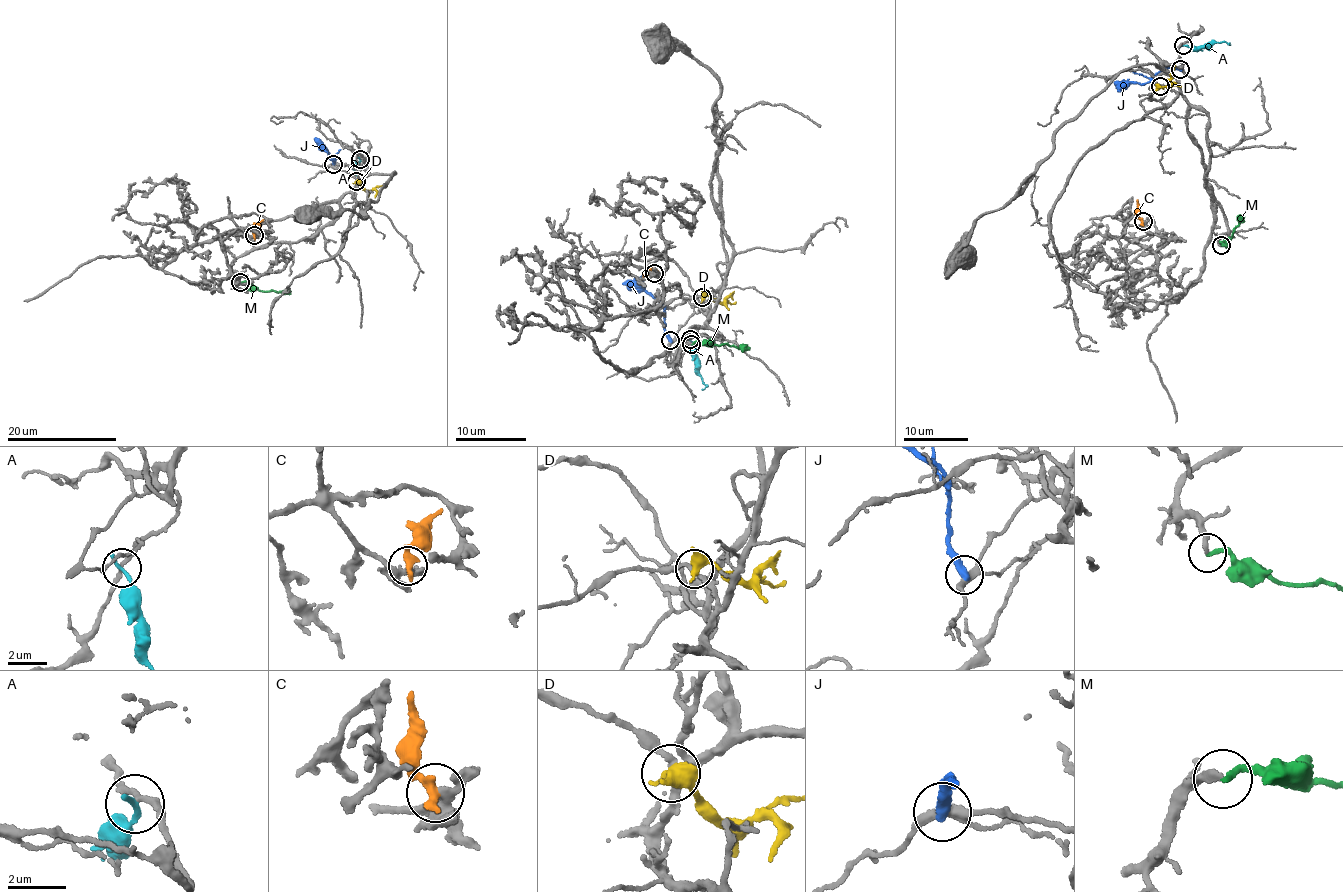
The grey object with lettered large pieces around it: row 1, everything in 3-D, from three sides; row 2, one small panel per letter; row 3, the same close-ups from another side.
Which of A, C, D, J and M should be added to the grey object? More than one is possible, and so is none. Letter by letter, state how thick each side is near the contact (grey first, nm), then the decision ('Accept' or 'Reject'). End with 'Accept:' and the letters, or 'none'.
A: Thickness 180 nm (grey) against 240 nm. Reject
C: Thickness 240 nm (grey) against 420 nm. Reject
D: Thickness 200 nm (grey) against 600 nm. Reject
J: Thickness 280 nm (grey) against 400 nm. Reject
M: Thickness 280 nm (grey) against 200 nm. Reject
Accept: none

